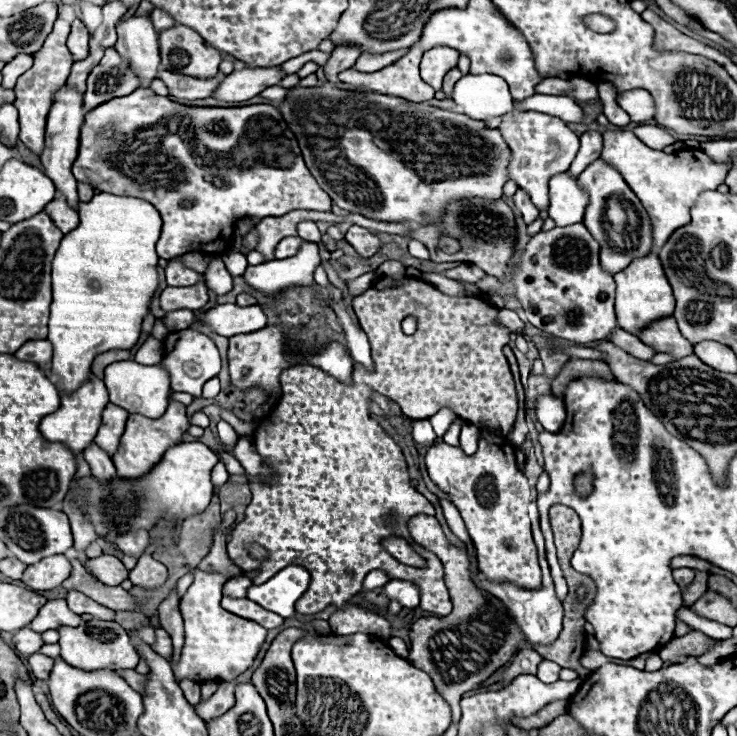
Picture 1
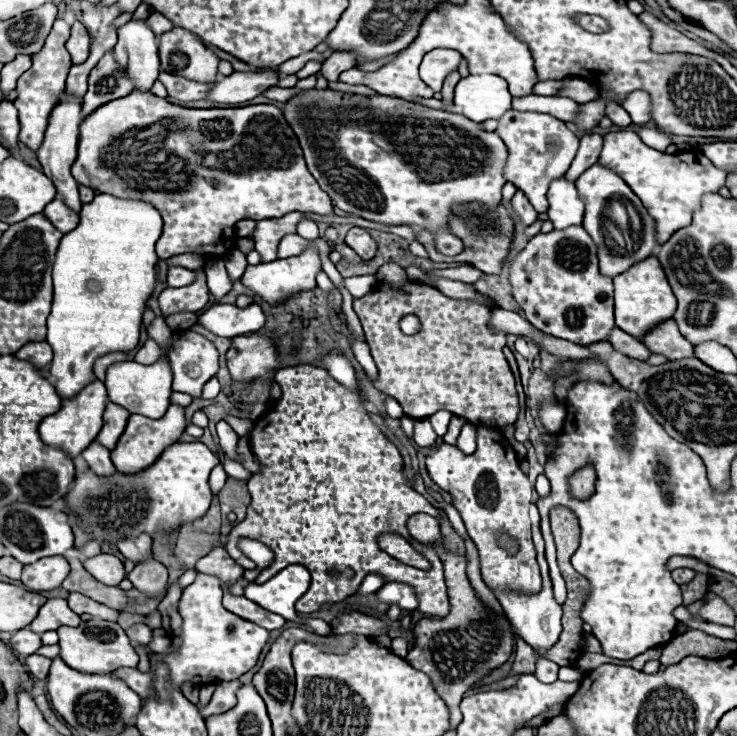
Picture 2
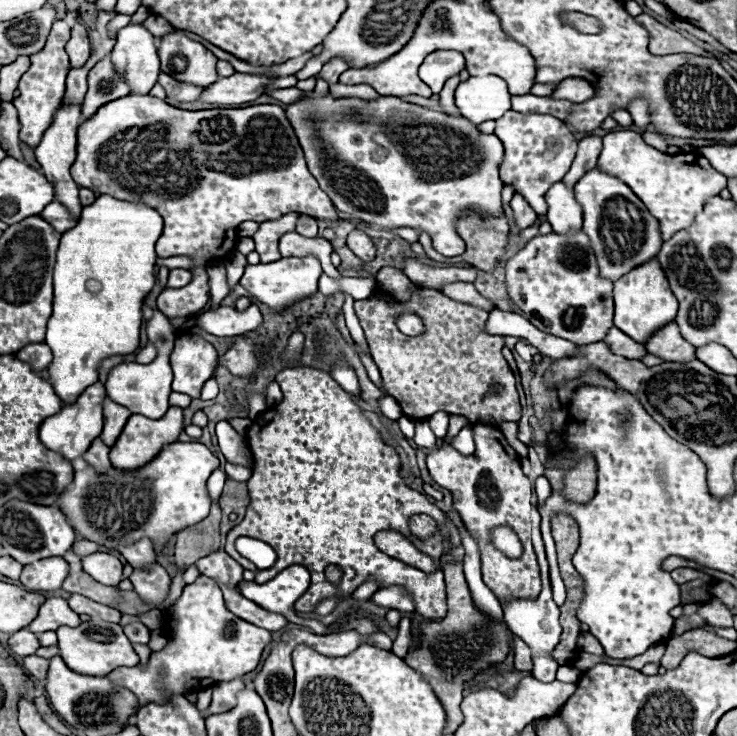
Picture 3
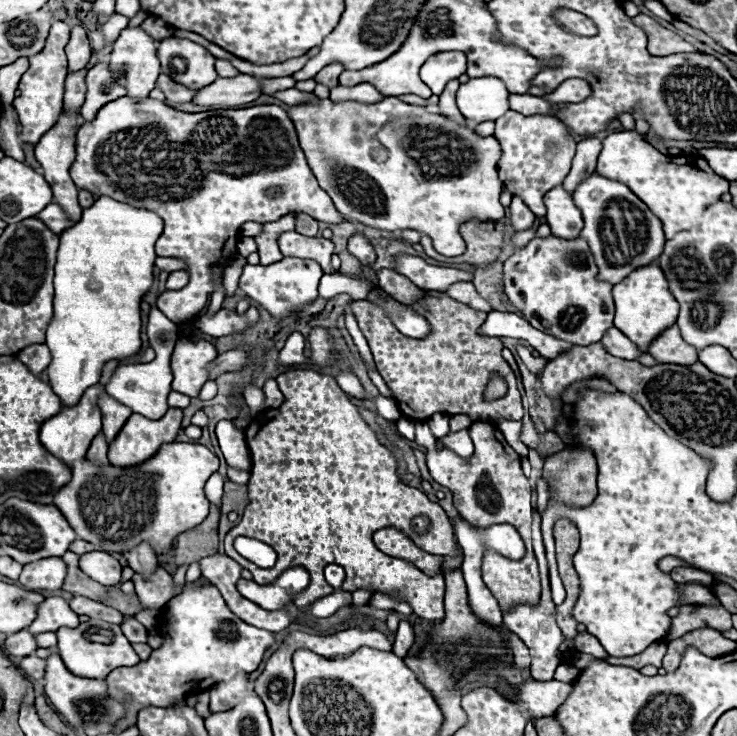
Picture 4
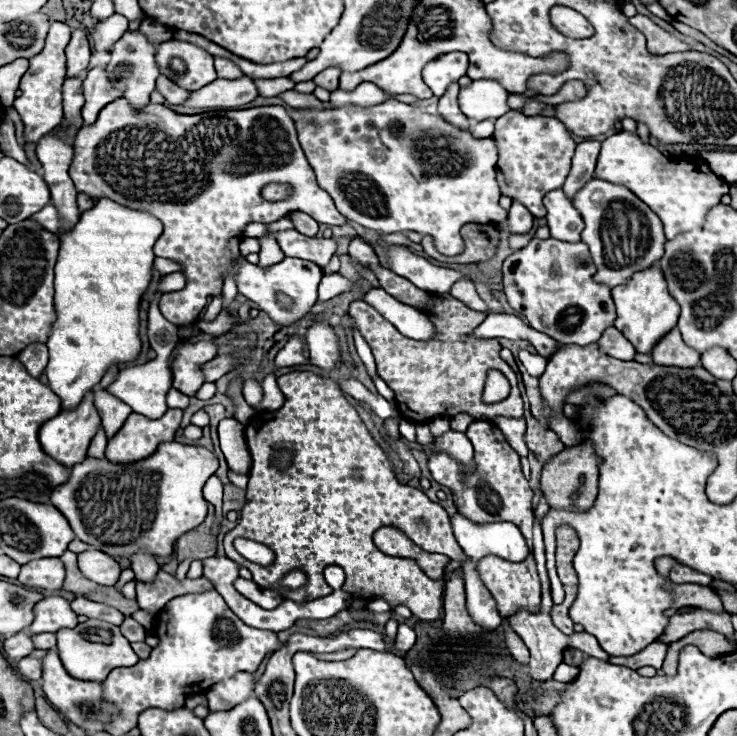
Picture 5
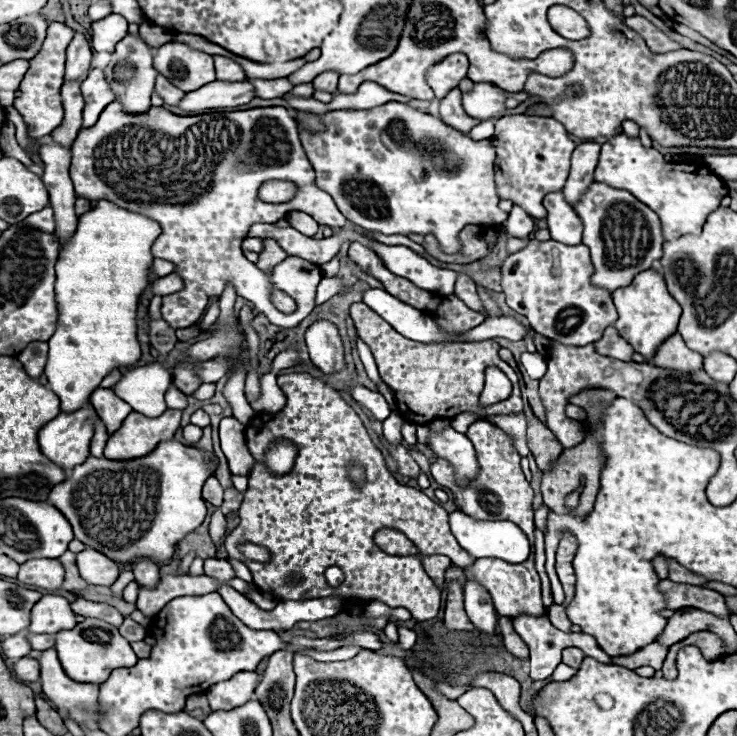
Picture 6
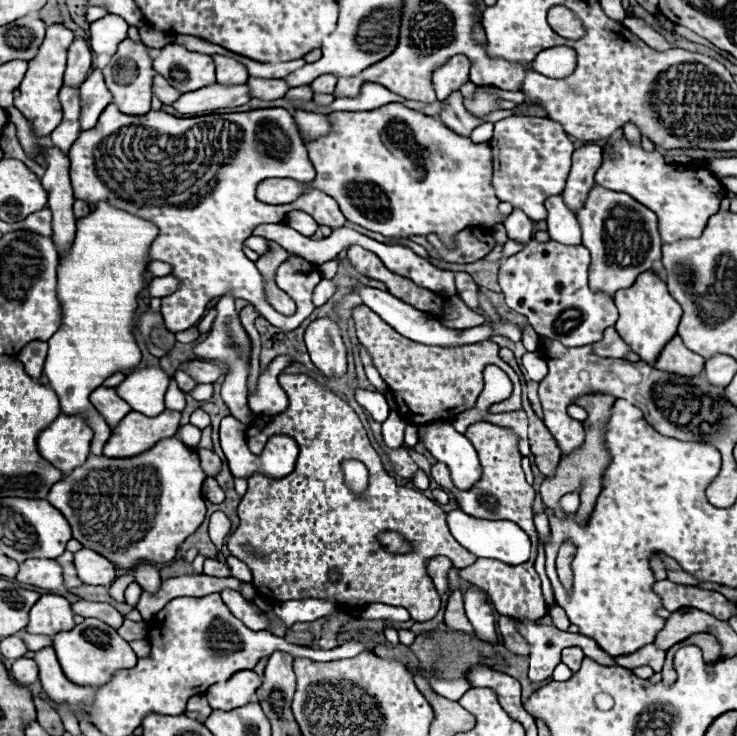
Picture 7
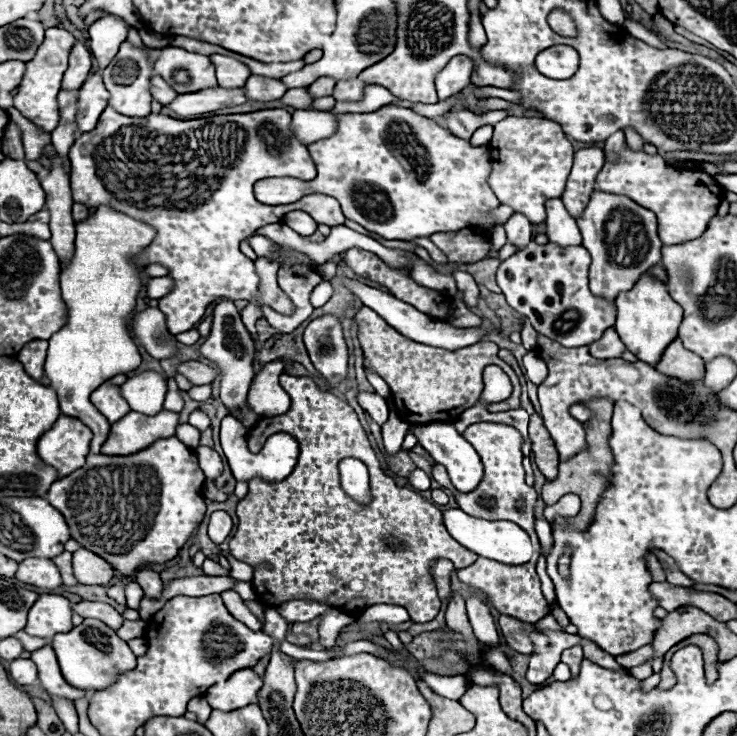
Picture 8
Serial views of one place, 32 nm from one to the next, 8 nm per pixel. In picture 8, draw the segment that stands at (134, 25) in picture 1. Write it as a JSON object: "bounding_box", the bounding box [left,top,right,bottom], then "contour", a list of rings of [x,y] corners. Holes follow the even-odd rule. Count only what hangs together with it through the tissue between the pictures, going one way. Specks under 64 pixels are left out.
{"bounding_box":[104,42,154,116],"contour":[[[122,42],[118,54],[114,56],[114,60],[110,62],[108,68],[104,68],[104,84],[110,92],[110,106],[114,106],[120,114],[124,116],[148,116],[150,114],[150,102],[152,96],[148,92],[148,80],[154,76],[152,72],[152,64],[144,52],[144,46],[132,46],[130,42]]]}

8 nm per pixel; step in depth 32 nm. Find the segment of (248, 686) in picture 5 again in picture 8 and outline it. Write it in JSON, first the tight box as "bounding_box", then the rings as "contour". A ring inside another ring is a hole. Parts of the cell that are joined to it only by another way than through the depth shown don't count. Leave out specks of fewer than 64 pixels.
{"bounding_box":[204,668,262,712],"contour":[[[244,668],[234,672],[226,682],[208,688],[204,696],[214,710],[230,712],[256,702],[256,694],[260,688],[262,678],[252,668]]]}

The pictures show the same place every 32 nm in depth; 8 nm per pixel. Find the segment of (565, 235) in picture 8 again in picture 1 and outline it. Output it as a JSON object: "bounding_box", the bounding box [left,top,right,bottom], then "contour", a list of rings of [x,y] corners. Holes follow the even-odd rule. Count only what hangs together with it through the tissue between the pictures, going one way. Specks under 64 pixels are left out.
{"bounding_box":[548,172,588,226],"contour":[[[560,172],[550,180],[550,208],[548,214],[556,226],[578,224],[584,218],[588,196],[580,188],[578,178],[570,172]]]}

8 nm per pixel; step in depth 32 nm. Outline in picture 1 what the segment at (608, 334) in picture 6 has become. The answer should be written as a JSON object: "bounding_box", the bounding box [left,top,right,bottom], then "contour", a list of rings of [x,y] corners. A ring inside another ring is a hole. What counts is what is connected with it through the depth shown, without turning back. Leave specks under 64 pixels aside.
{"bounding_box":[612,328,656,360],"contour":[[[620,328],[614,330],[612,344],[624,348],[628,354],[632,354],[632,356],[636,356],[636,358],[640,358],[640,360],[650,360],[650,358],[656,354],[656,350],[654,350],[654,348],[648,348],[648,344],[640,342],[638,336],[634,336],[634,334],[630,334],[630,332],[624,332],[624,330],[620,330]]]}

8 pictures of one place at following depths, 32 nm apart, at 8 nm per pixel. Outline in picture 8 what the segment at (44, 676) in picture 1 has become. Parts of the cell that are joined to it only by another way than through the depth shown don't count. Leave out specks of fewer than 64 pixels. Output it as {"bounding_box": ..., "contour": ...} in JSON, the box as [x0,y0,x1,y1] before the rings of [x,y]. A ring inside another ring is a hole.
{"bounding_box":[10,658,38,686],"contour":[[[18,658],[12,660],[10,664],[10,676],[18,686],[30,686],[38,680],[38,672],[36,672],[36,664],[32,664],[32,660],[28,658]]]}

